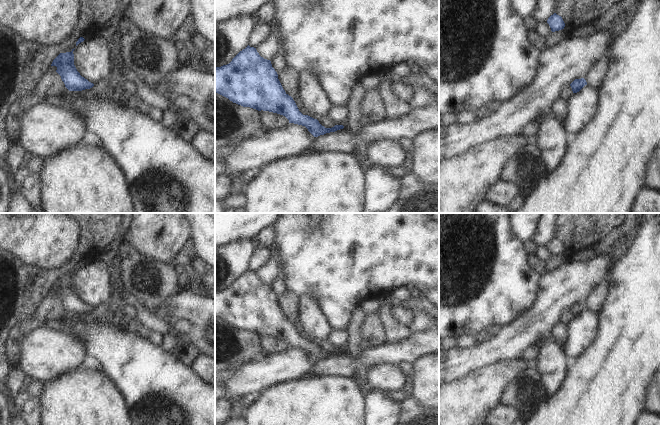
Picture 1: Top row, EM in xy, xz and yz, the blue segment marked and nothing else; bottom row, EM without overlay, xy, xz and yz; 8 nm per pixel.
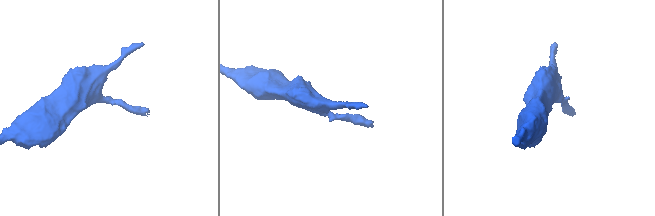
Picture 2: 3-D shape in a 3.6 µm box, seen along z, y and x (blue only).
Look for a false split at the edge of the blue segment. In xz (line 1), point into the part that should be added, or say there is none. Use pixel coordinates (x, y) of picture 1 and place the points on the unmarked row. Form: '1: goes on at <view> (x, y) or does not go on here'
1: does not go on here

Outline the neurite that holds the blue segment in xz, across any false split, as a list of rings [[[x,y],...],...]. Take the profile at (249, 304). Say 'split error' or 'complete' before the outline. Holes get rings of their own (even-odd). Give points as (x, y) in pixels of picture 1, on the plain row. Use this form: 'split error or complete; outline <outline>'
complete; outline [[[249,269],[240,275],[229,288],[215,291],[215,317],[243,331],[283,339],[289,344],[289,347],[305,350],[314,361],[344,352],[343,349],[325,352],[317,343],[303,339],[293,322],[283,313],[278,303],[278,298],[272,291],[271,285],[261,281],[256,272],[250,271]]]

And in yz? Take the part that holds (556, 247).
complete; outline [[[556,237],[548,242],[547,247],[549,248],[552,256],[562,254],[565,251],[565,247],[562,241],[557,239]]]

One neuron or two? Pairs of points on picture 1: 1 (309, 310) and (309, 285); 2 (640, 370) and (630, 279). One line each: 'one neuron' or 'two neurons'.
1: two neurons
2: one neuron

